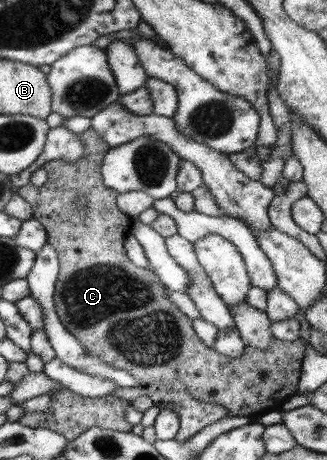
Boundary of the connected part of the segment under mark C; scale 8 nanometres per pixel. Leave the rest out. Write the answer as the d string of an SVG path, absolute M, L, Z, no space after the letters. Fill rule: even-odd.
M90 126L85 129L85 131L79 133L78 136L79 142L83 144L83 153L81 153L81 157L79 157L77 161L63 161L63 159L57 159L45 162L42 167L46 172L46 181L43 185L41 185L41 187L35 187L31 185L31 183L27 183L25 186L21 186L20 189L17 189L17 194L19 194L19 196L23 198L27 204L29 204L32 211L32 218L43 225L46 232L46 242L49 242L49 244L53 246L53 250L57 252L58 273L53 290L53 308L55 309L55 314L59 317L59 321L61 321L61 324L65 327L65 330L69 332L71 336L74 336L77 339L77 342L80 342L81 346L83 346L83 348L85 348L91 356L101 358L101 362L105 362L107 366L113 366L113 368L119 368L127 371L131 376L135 377L137 381L139 381L140 386L145 386L149 383L159 381L165 382L177 379L185 385L185 391L191 395L191 398L204 403L219 404L219 406L223 406L223 409L229 414L229 416L255 417L265 411L279 410L283 401L297 390L297 384L300 378L301 362L303 360L303 352L305 352L305 343L301 341L301 337L291 342L271 339L271 343L269 343L265 349L245 347L245 353L234 359L217 354L217 352L213 349L209 349L209 347L203 345L203 342L201 342L201 339L197 337L196 332L191 326L192 320L185 316L182 312L179 312L177 306L173 306L173 304L171 304L171 300L169 300L169 290L161 284L157 275L149 268L137 268L137 266L135 266L125 254L123 241L125 241L125 237L130 232L132 219L127 217L125 214L122 214L117 209L117 191L105 188L99 172L99 169L101 169L101 161L103 161L103 155L105 155L105 151L109 150L110 147L103 142L101 136L99 136L99 134L97 134L97 132L95 132L95 130L93 130ZM79 195L85 195L85 199L87 199L88 206L83 209L79 209L74 206L75 197L79 197Z

